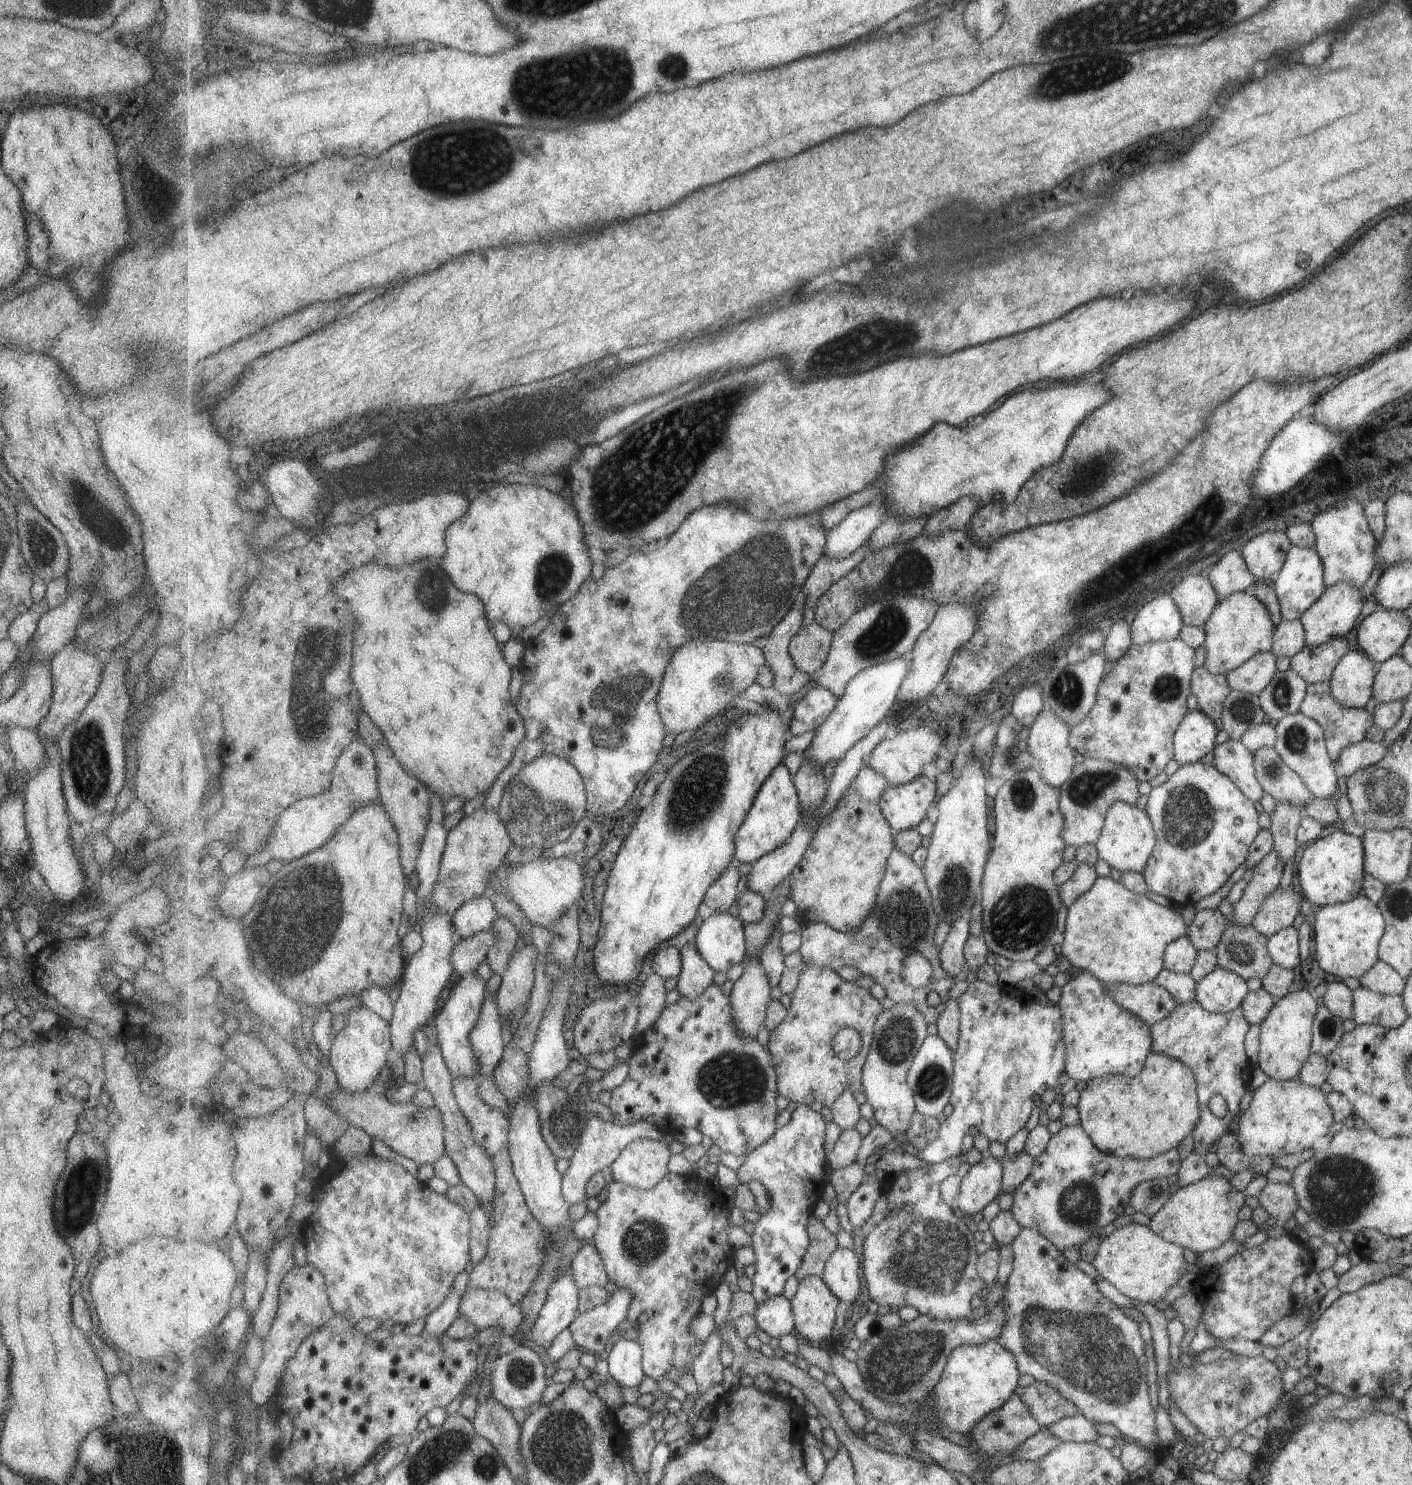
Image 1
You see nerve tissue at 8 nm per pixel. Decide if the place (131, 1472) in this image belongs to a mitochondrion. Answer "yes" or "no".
yes

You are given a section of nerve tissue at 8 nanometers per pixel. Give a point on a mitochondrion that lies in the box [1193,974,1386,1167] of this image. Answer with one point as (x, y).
(1328, 1028)

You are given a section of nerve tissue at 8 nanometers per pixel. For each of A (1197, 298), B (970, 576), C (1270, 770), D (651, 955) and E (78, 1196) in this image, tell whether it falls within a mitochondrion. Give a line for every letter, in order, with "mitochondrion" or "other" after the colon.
A: other
B: other
C: mitochondrion
D: other
E: mitochondrion

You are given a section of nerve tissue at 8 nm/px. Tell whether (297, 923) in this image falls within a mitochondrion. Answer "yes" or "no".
yes

